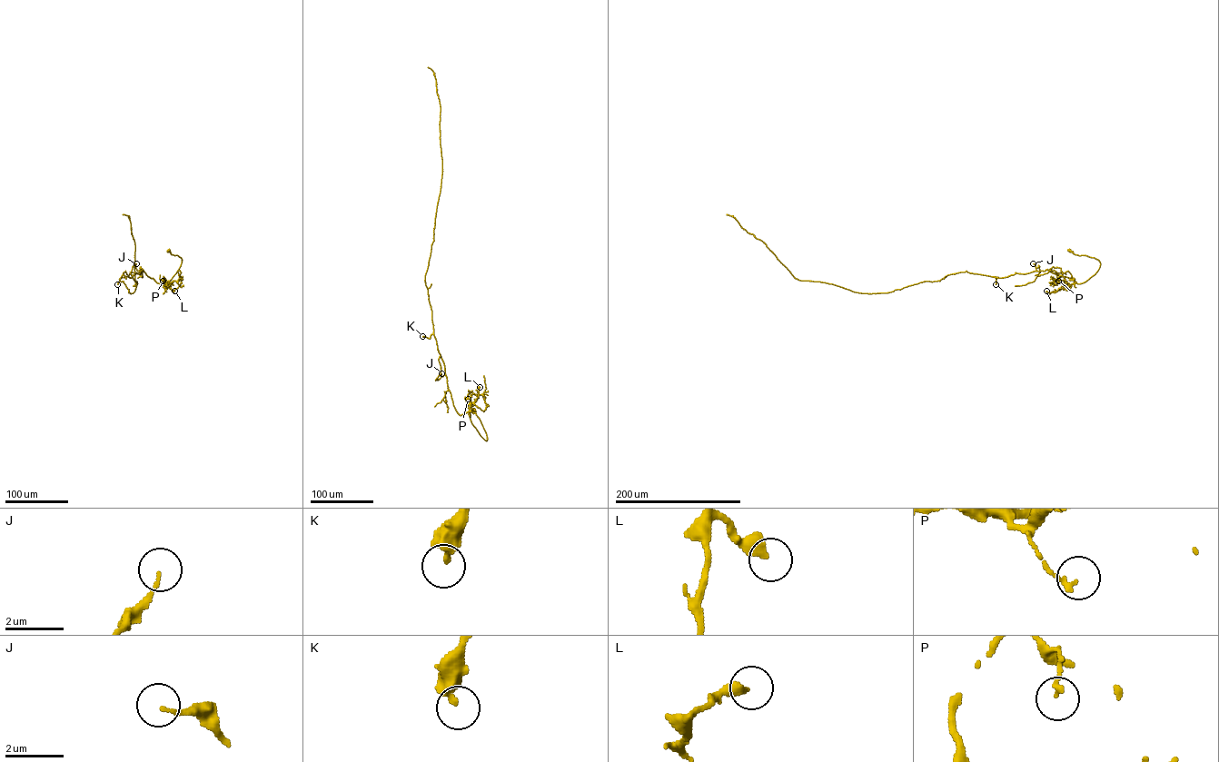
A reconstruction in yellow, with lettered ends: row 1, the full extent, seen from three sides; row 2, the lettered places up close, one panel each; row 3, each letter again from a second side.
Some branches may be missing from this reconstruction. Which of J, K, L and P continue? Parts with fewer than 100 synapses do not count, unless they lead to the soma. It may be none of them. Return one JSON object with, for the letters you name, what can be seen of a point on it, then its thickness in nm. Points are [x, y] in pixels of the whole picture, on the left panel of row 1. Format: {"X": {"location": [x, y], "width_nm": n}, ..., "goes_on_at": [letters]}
{"goes_on_at": []}

